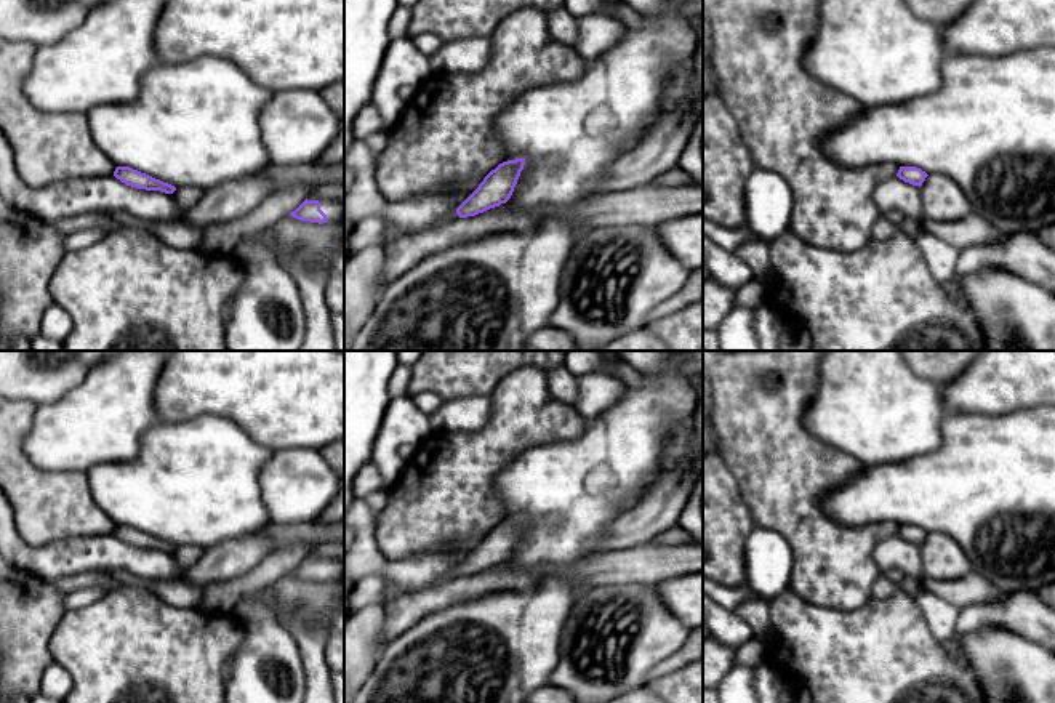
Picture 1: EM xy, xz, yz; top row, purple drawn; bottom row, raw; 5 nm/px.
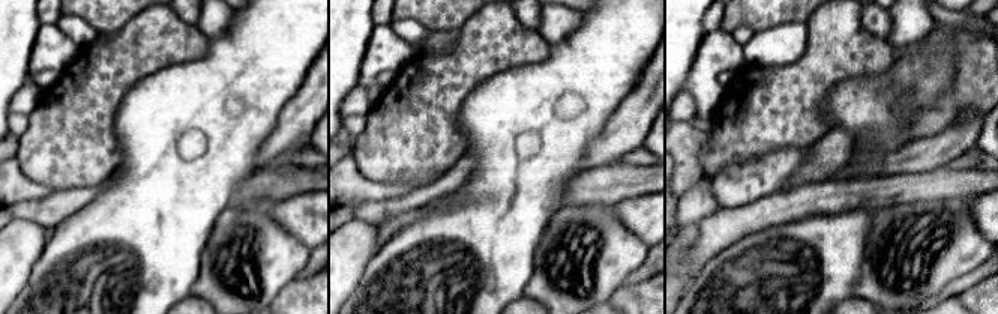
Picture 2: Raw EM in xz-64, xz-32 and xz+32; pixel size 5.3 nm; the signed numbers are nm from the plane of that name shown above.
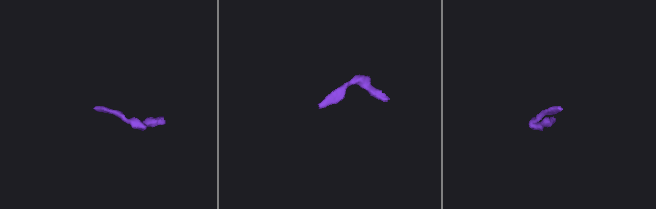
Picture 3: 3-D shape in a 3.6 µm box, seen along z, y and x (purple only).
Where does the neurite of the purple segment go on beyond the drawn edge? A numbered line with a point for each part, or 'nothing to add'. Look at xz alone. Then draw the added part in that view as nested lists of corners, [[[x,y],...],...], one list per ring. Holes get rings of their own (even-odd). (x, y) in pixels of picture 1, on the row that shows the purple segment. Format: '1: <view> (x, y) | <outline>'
1: xz (396, 232) | [[[451,211],[451,213],[445,215],[443,218],[437,219],[435,223],[429,224],[424,229],[432,229],[432,227],[442,226],[442,224],[445,224],[445,223],[455,219],[455,218],[458,218],[458,213],[456,211]],[[395,226],[394,229],[391,229],[383,237],[383,245],[384,243],[391,243],[391,242],[397,240],[402,235],[416,234],[416,232],[424,231],[424,229],[403,229],[403,227]]]

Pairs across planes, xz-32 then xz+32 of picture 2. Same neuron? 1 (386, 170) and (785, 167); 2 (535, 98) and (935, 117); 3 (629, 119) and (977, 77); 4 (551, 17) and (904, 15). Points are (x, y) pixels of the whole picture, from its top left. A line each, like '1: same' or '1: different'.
1: different
2: different
3: different
4: same

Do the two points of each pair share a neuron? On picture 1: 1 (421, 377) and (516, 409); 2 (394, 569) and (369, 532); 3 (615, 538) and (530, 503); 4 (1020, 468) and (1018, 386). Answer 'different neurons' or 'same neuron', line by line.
1: different neurons
2: same neuron
3: different neurons
4: different neurons

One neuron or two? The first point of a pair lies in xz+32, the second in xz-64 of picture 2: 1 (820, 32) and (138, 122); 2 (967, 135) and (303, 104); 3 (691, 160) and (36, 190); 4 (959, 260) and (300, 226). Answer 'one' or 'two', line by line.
1: two
2: one
3: one
4: two

